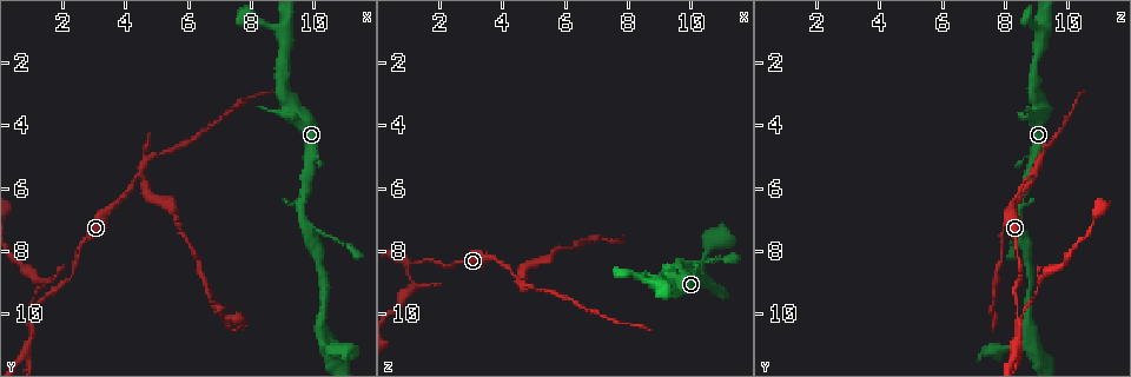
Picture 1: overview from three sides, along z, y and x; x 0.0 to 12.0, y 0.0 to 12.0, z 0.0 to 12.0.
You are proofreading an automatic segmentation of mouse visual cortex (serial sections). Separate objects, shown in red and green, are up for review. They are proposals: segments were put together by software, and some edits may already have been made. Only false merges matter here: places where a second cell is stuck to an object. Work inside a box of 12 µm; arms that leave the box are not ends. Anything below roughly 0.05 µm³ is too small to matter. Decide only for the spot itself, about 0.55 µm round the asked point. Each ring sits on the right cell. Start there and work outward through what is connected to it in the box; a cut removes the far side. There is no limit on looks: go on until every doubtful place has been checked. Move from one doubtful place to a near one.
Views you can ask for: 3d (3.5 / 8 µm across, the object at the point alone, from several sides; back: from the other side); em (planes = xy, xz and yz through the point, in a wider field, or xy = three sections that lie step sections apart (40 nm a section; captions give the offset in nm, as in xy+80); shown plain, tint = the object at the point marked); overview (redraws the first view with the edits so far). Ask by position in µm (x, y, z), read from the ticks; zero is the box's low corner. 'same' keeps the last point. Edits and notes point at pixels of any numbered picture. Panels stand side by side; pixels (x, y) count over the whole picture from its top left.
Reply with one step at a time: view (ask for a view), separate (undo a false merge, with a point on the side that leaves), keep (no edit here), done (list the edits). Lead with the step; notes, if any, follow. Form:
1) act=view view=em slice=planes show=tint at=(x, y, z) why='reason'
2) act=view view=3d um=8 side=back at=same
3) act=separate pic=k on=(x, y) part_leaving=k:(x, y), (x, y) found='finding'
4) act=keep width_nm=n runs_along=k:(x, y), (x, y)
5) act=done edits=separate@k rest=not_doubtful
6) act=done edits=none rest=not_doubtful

act=view view=3d um=3.5 at=(3.7, 6.4, 8.2) why='thick turns thin'

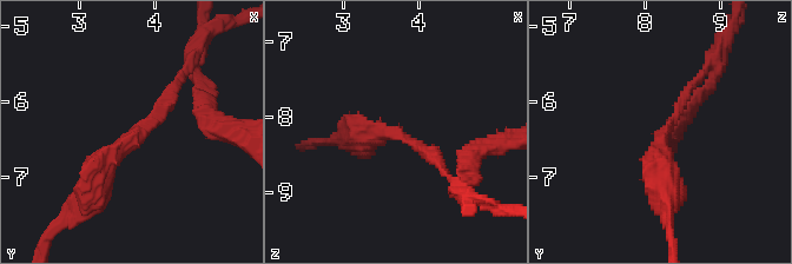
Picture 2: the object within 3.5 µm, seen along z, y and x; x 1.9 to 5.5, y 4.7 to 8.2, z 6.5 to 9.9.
act=view view=em slice=xy step=2 show=tint at=(3.70, 6.45, 8.25) arm_widths_nm=150,400

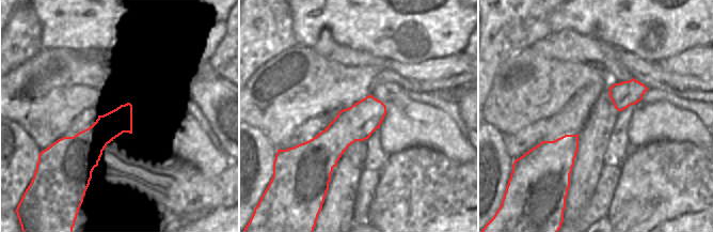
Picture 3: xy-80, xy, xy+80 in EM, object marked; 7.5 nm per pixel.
act=keep runs_along=2:(83, 197), (177, 81) found='all the same cell'

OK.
act=view view=3d um=3.5 side=back at=(4.5, 5.5, 8.9) why='a fork'

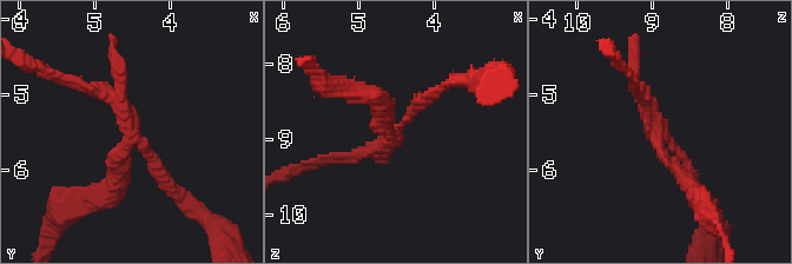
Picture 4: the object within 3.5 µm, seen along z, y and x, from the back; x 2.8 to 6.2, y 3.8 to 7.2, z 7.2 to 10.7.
act=view view=em slice=xy step=2 show=tint at=(4.50, 5.50, 8.85) arms=3 arm_widths_nm=150,200,250

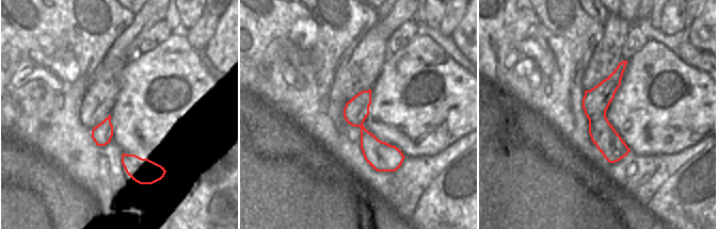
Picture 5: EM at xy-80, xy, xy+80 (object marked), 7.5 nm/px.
act=keep runs_along=4:(172, 189), (132, 134), (104, 192) found='one cell here'

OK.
act=view view=3d um=3.5 at=(1.1, 10.1, 8.4) why='side arm on a straight run'

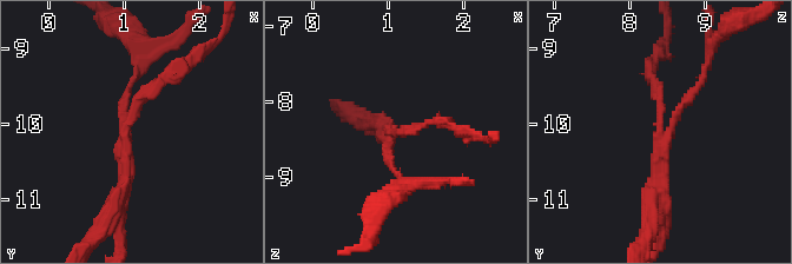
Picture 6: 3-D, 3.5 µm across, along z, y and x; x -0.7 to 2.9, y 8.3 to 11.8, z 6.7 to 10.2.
act=view view=em slice=xy step=5 show=plain at=(1.05, 10.05, 8.40) why='shape alone is not enough'

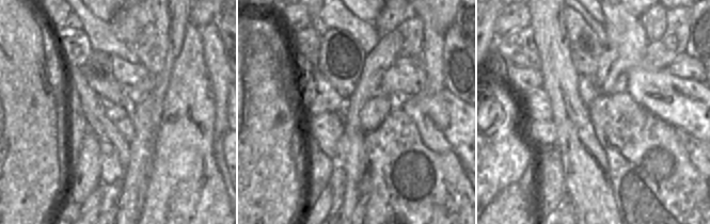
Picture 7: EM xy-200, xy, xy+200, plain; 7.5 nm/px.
act=view view=em slice=xy step=5 show=tint at=same why='with the object marked'

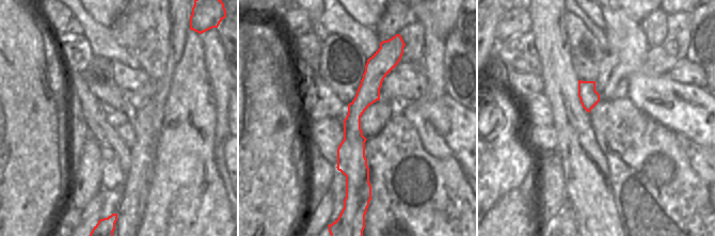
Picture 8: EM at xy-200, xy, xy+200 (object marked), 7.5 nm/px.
act=keep arms=3 runs_along=8:(382, 51), (352, 120), (349, 188) found='all the same cell'

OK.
act=view view=3d um=3.5 at=(1.0, 10.9, 8.3) why='three arms meet'

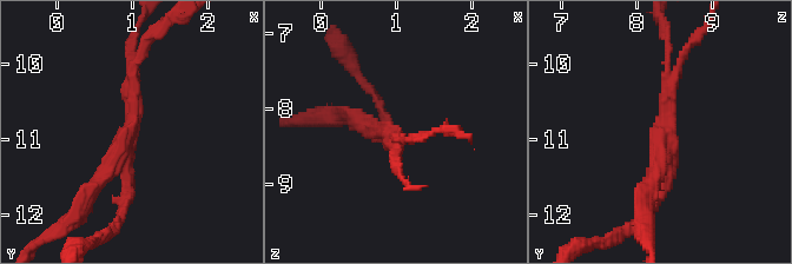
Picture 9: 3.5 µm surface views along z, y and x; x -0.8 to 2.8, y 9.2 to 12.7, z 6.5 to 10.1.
act=view view=em slice=xy step=3 show=tint at=(0.95, 10.90, 8.35) arms=3 arm_widths_nm=150,200,200 why='need the tissue'

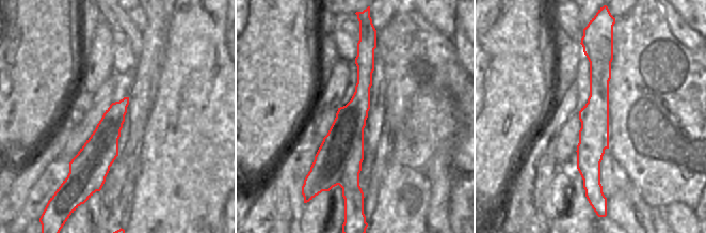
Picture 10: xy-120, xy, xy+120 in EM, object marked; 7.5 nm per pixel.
act=keep runs_along=10:(364, 44), (347, 185) found='all the same cell'

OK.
act=view view=3d um=3.5 at=(1.1, 8.9, 9.1) why='thick turns thin'

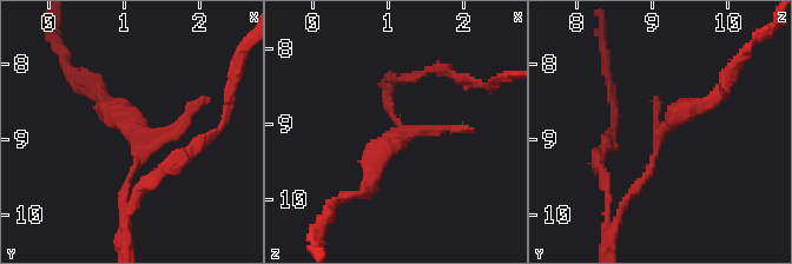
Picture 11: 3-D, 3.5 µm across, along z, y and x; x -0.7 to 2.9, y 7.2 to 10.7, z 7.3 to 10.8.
act=view view=em slice=xy step=3 show=tint at=(1.05, 8.90, 9.15) why='need the tissue'

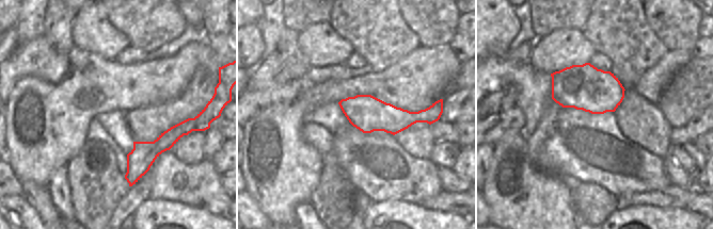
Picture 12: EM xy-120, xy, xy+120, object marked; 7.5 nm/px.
act=keep runs_along=11:(629, 197), (662, 129), (717, 96) found='all the same cell'

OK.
act=done edits=none rest=not_doubtful

